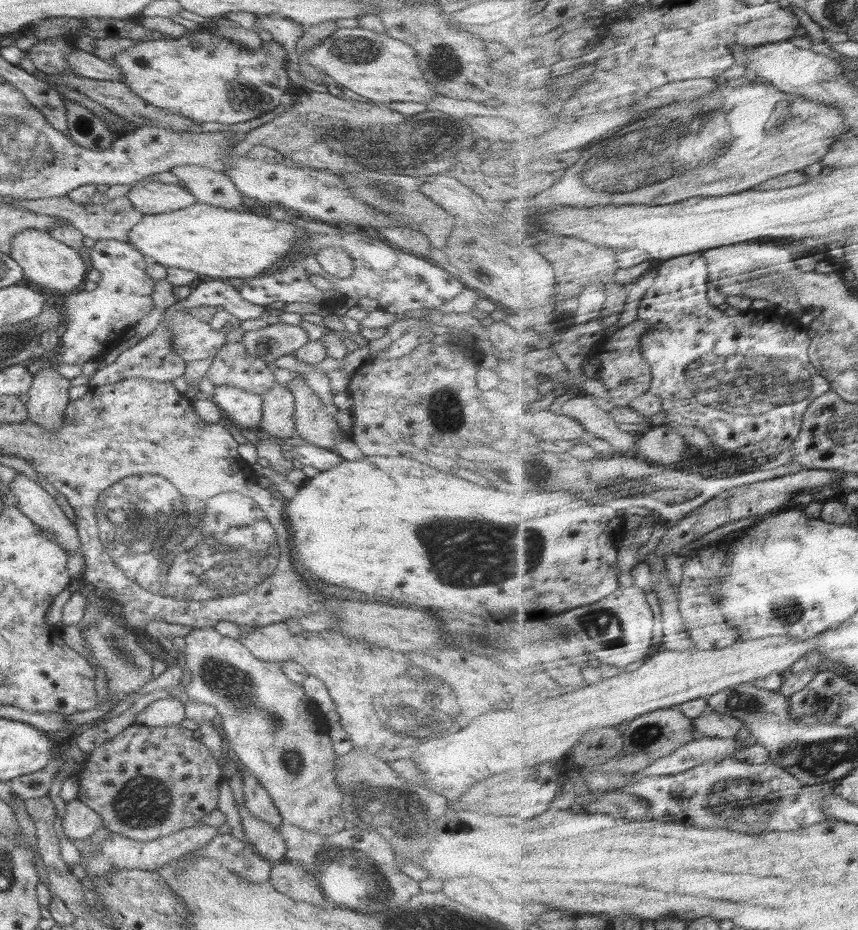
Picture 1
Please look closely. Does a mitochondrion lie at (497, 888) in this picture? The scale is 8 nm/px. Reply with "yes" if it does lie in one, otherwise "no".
no

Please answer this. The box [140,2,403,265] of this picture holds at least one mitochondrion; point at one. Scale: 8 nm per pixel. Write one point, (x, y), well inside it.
(357, 50)

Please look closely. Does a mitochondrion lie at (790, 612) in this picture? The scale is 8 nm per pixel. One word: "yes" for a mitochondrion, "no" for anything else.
yes

